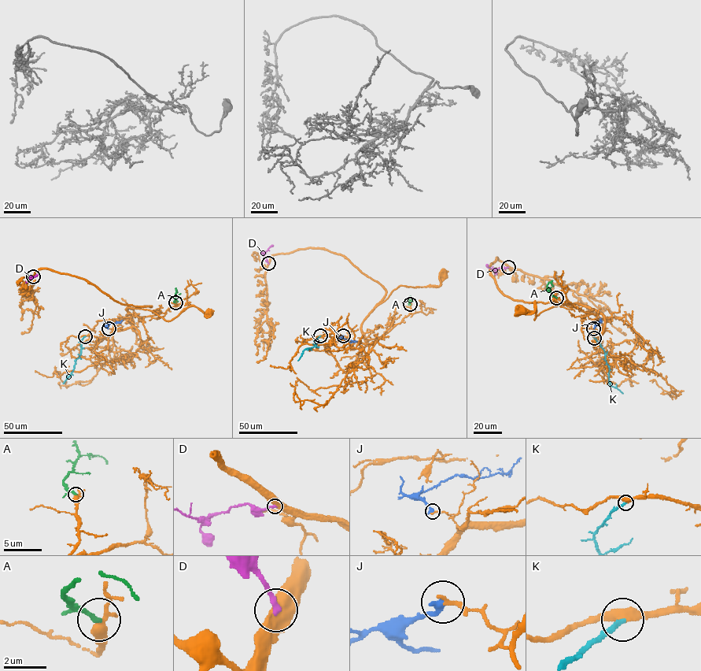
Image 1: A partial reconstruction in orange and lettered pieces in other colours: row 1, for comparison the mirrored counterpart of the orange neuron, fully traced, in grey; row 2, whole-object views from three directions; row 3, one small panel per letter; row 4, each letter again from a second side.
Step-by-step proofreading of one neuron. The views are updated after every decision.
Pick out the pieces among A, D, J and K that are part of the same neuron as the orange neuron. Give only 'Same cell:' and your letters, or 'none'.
Same cell: A, K

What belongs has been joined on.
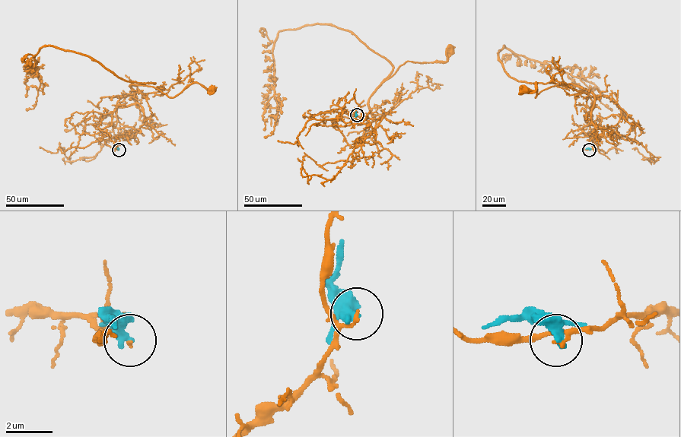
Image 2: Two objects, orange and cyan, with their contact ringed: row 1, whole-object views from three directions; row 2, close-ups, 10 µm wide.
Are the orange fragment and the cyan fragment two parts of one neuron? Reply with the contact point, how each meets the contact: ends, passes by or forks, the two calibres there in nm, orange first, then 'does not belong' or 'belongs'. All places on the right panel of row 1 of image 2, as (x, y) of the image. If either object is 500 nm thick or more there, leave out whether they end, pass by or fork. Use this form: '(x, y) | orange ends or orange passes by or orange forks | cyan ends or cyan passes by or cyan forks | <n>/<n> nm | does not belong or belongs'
(589, 150) | orange ends | cyan passes by | 150/320 nm | does not belong

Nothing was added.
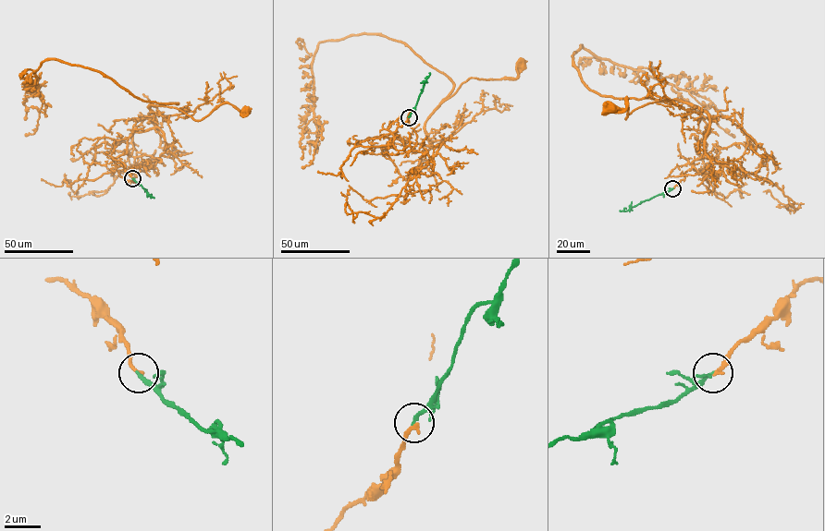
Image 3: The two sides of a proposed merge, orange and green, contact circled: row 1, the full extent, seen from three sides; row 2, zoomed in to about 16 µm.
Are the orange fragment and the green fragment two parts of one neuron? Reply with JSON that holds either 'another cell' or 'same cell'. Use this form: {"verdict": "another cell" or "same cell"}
{"verdict": "same cell"}

